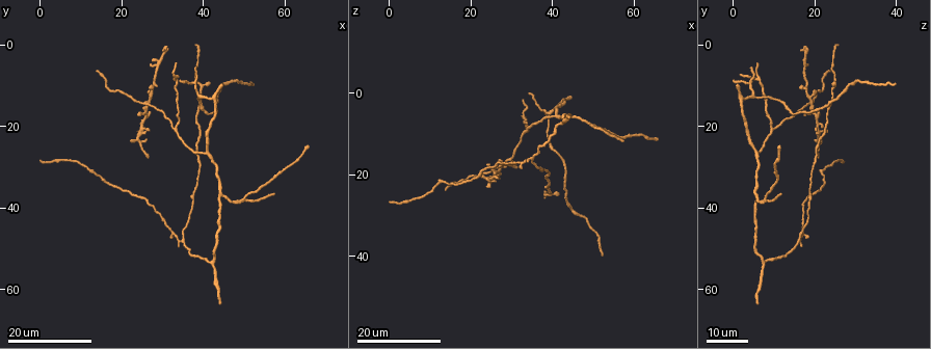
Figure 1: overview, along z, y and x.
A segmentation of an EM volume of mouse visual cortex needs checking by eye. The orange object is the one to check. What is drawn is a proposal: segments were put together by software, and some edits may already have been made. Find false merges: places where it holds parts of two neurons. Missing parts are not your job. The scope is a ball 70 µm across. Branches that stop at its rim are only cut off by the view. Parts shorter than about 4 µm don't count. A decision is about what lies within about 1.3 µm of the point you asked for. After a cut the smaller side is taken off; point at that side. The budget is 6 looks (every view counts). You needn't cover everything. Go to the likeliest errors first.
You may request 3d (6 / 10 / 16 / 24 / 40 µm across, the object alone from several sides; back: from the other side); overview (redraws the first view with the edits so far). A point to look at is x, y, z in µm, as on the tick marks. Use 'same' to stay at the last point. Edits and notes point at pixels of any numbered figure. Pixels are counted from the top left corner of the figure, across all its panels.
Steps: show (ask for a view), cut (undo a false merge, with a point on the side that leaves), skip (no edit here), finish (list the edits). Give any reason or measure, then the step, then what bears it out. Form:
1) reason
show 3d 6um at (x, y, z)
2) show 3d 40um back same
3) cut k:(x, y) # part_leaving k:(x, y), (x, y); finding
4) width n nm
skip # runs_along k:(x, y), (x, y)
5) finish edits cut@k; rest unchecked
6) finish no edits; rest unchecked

two arms in line, one across
show 3d 24um at (49.5, 37.5, 8.0)

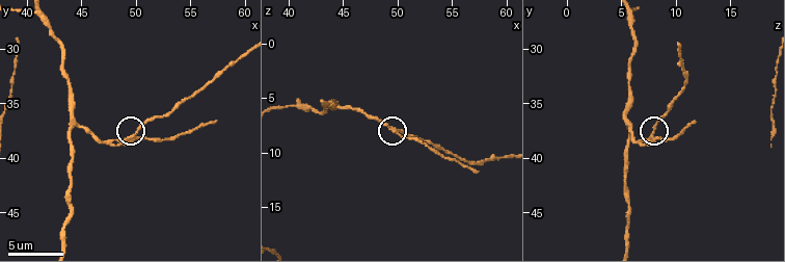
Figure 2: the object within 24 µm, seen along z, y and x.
show 3d 6um at (49.8, 38.0, 7.8)

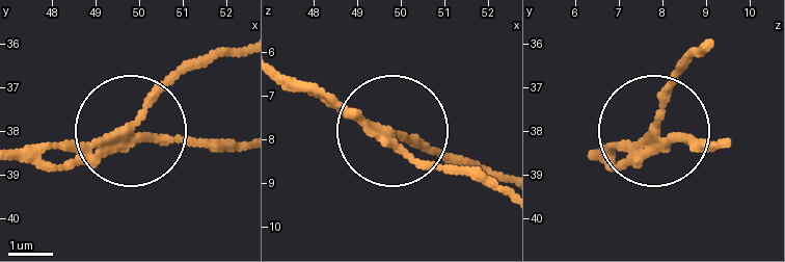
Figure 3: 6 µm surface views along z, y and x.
skip # runs_along 3:(594, 148), (628, 148), (647, 133), (706, 137); one neuron here

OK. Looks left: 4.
four-way junction
show 3d 24um at (35.0, 47.5, 16.5)

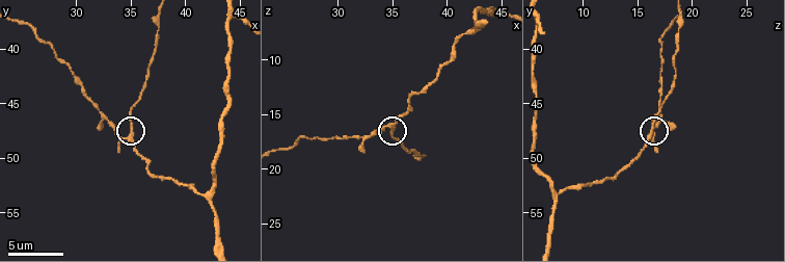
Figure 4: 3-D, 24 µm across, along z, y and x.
show 3d 10um at (34.8, 48.2, 16.2)

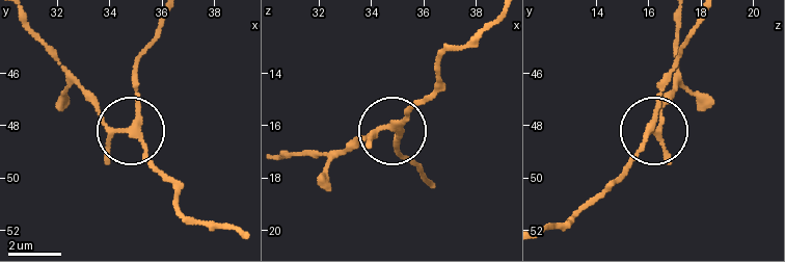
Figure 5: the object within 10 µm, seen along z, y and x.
skip # runs_along 5:(241, 234), (188, 216), (141, 142), (83, 98); all the same neuron

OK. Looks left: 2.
a fork
show 3d 16um at (41.8, 53.4, 7.6)

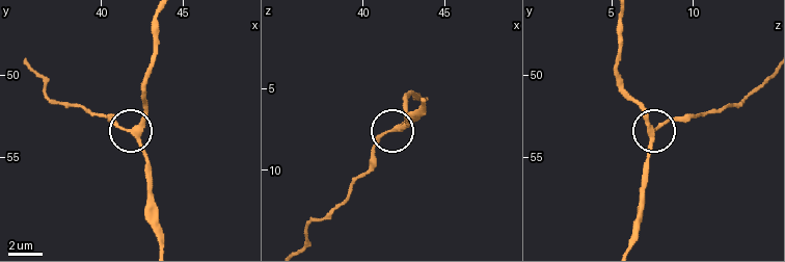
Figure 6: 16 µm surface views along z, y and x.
width 260 nm
skip # runs_along 6:(157, 19), (143, 115), (133, 132), (151, 164); all the same neuron

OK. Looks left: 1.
finish no edits; rest unchecked

